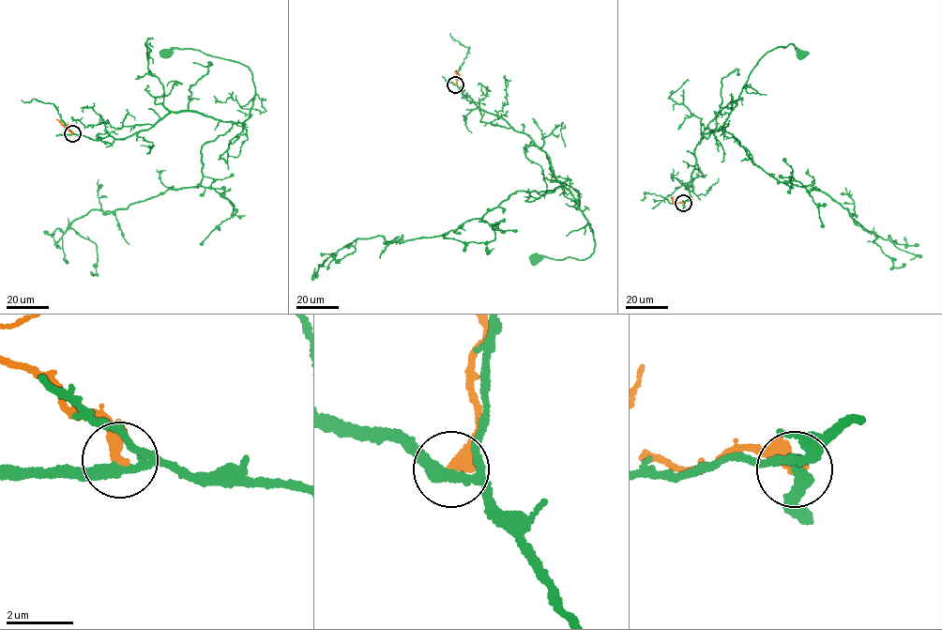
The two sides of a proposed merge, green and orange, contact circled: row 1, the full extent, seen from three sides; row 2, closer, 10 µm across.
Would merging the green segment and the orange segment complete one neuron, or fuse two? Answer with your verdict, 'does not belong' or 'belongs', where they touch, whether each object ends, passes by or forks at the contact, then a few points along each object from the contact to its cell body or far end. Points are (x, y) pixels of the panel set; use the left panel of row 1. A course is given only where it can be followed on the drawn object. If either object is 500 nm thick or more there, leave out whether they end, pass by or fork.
does not belong | (72, 133) | green passes by | orange ends | green via (72, 133), (124, 138), (181, 111), (224, 122), (249, 117), (255, 93), (248, 67), (189, 49), (165, 54) | orange via (72, 133), (56, 119)

